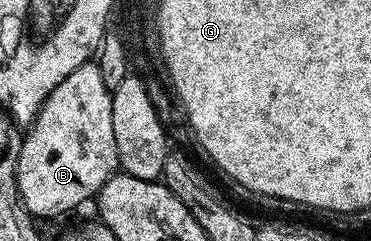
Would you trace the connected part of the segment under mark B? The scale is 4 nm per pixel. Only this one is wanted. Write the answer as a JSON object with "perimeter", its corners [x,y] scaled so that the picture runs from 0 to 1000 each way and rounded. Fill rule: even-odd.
{"perimeter":[[[267,257],[224,261],[143,369],[73,544],[54,585],[43,768],[89,905],[151,900],[235,826],[256,830],[275,768],[315,722],[323,656],[307,585],[302,386],[275,336]]]}

